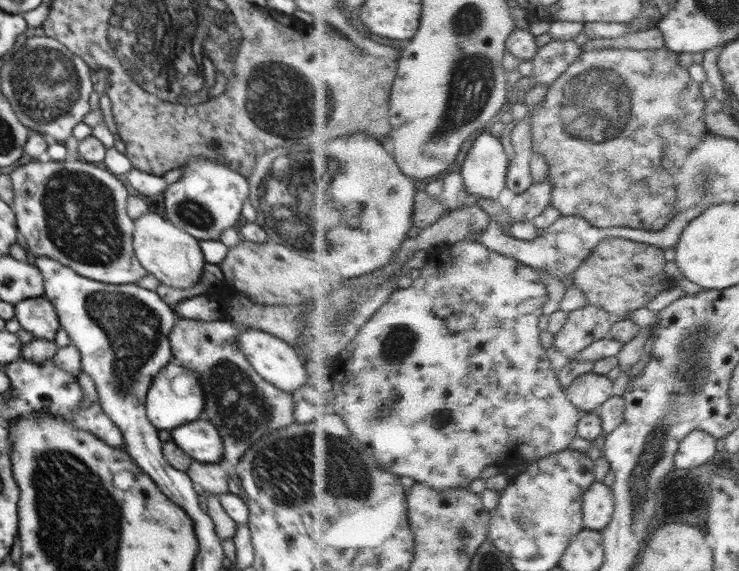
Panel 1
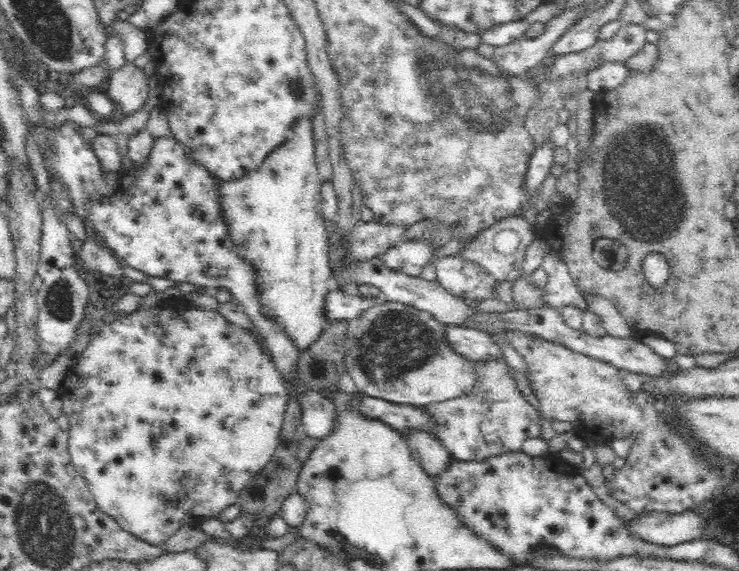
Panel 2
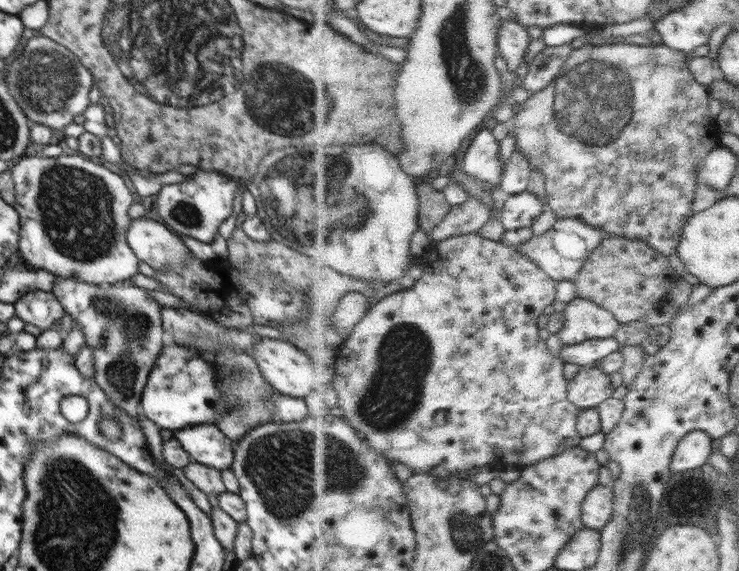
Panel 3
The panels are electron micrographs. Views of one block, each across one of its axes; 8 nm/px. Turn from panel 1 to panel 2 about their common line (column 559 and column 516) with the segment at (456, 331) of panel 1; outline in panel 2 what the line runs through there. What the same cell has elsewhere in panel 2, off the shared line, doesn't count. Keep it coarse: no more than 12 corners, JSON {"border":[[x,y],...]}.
{"border":[[504,355],[471,361],[465,393],[422,408],[463,461],[520,452],[540,410]]}

